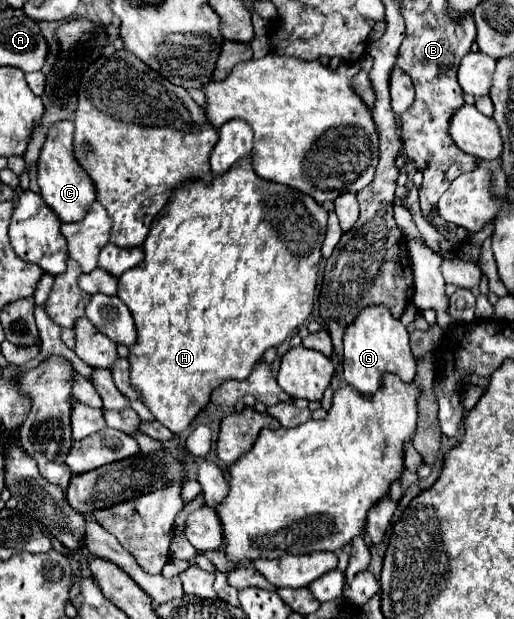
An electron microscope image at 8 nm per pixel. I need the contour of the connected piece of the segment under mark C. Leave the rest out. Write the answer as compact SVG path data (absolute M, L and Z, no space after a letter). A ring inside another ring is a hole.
M61 120L57 124L51 124L37 162L37 182L45 204L53 208L53 212L59 216L61 222L81 220L87 208L95 202L95 186L87 176L87 172L79 168L73 156L73 122L71 120Z

